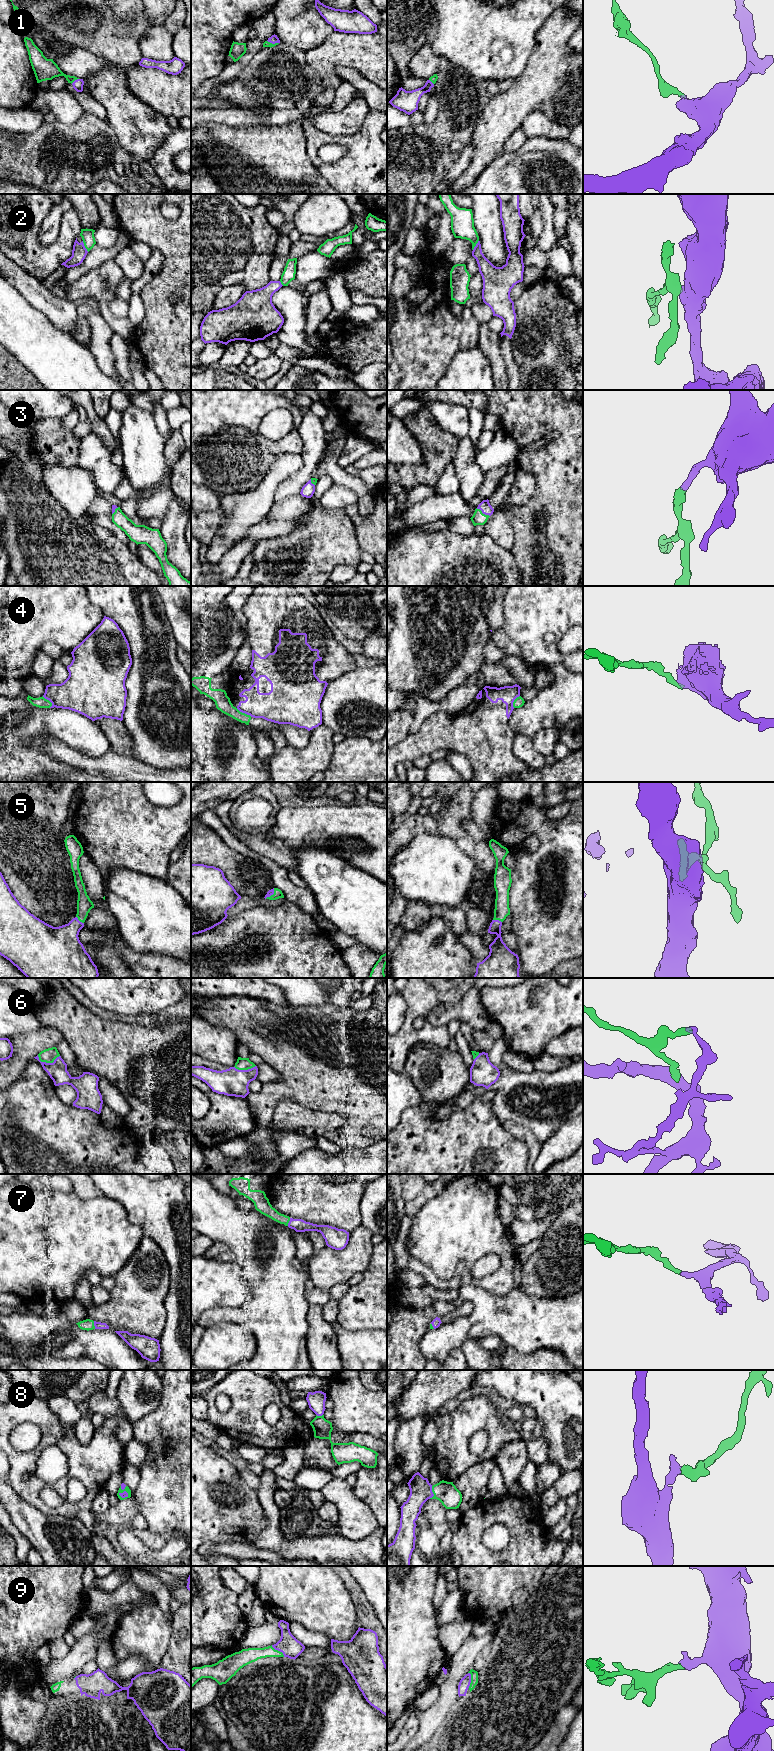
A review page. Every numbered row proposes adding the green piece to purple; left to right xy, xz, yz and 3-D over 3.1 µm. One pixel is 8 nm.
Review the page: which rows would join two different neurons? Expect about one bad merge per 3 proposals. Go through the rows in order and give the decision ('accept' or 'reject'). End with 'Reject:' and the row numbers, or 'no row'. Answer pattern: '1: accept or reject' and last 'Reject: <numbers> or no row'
1: accept
2: reject
3: accept
4: reject
5: accept
6: accept
7: accept
8: accept
9: accept
Reject: 2, 4

